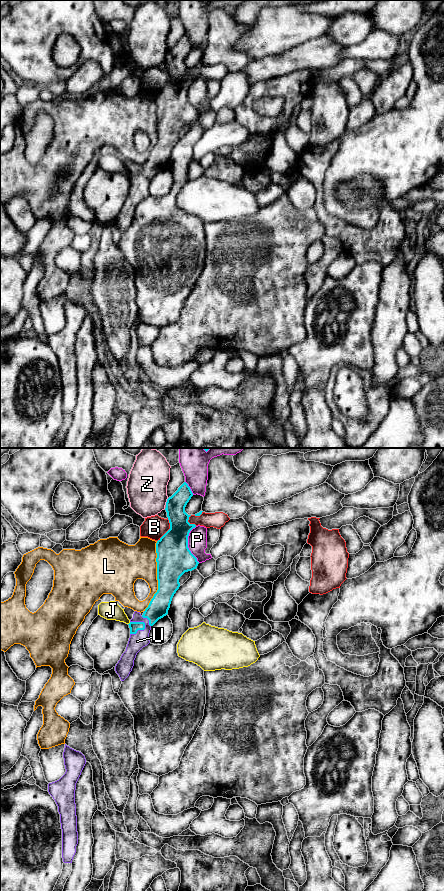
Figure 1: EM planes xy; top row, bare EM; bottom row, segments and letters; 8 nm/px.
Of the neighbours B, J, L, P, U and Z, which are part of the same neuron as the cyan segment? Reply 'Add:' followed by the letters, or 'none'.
Add: U

